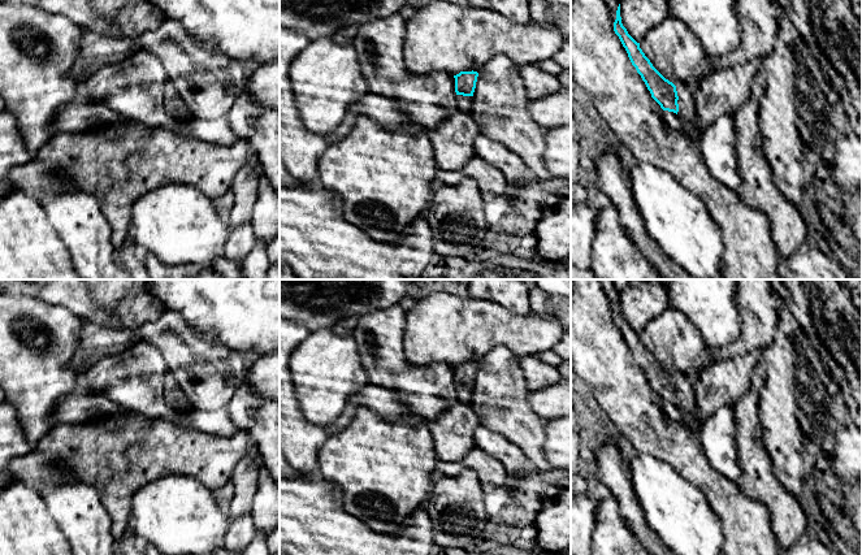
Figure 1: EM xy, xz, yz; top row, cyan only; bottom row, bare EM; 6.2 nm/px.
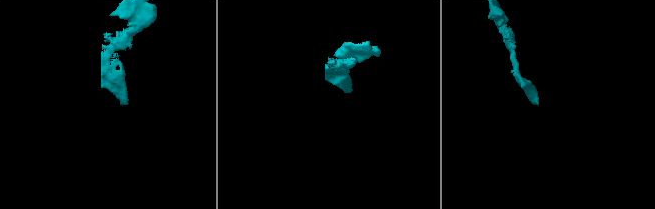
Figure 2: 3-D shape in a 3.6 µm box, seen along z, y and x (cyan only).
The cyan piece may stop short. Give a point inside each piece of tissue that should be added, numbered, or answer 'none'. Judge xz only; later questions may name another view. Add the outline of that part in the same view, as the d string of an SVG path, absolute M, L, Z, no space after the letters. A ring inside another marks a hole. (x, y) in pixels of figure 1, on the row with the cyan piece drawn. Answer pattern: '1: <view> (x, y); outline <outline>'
1: xz (464, 103); outline M456 95L455 104L459 110L469 113L472 107L472 96Z

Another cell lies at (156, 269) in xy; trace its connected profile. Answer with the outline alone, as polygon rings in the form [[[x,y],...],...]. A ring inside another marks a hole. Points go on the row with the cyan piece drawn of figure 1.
[[[152,253],[147,255],[146,268],[150,279],[226,279],[215,268],[196,265],[169,265]]]

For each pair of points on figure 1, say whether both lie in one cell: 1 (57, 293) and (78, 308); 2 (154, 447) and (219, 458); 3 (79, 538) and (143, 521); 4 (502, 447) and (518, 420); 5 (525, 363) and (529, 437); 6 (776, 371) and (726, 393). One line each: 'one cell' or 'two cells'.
1: one cell
2: one cell
3: two cells
4: two cells
5: two cells
6: two cells

